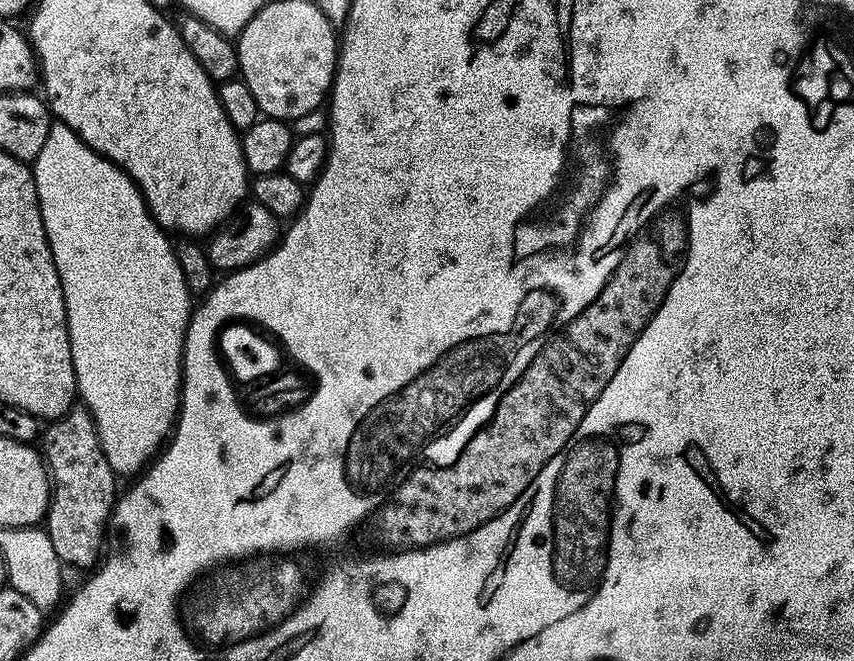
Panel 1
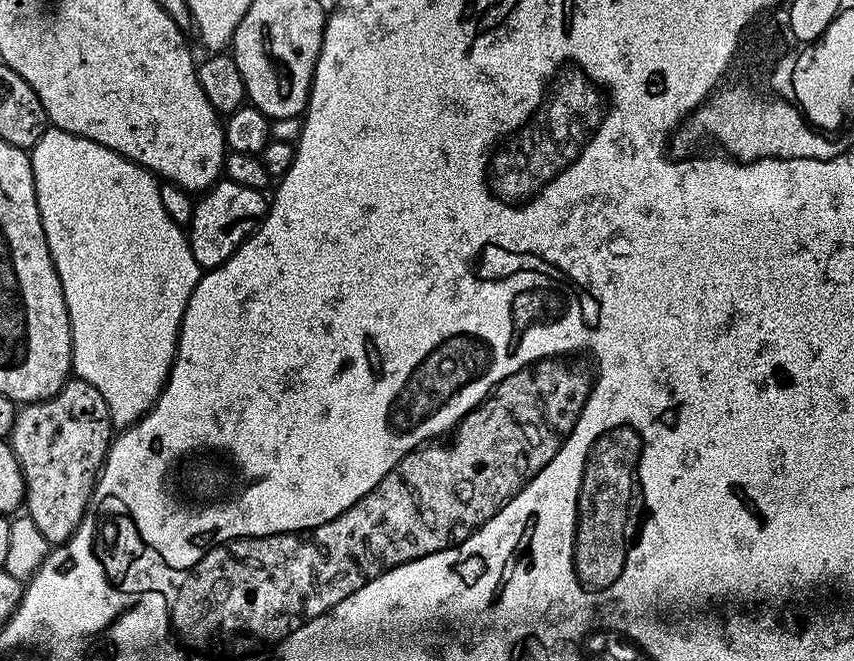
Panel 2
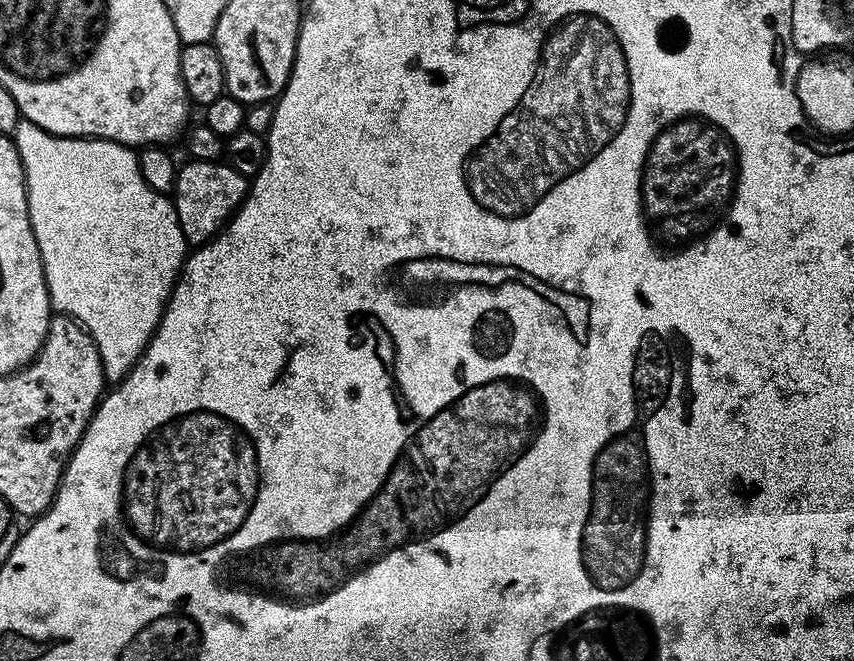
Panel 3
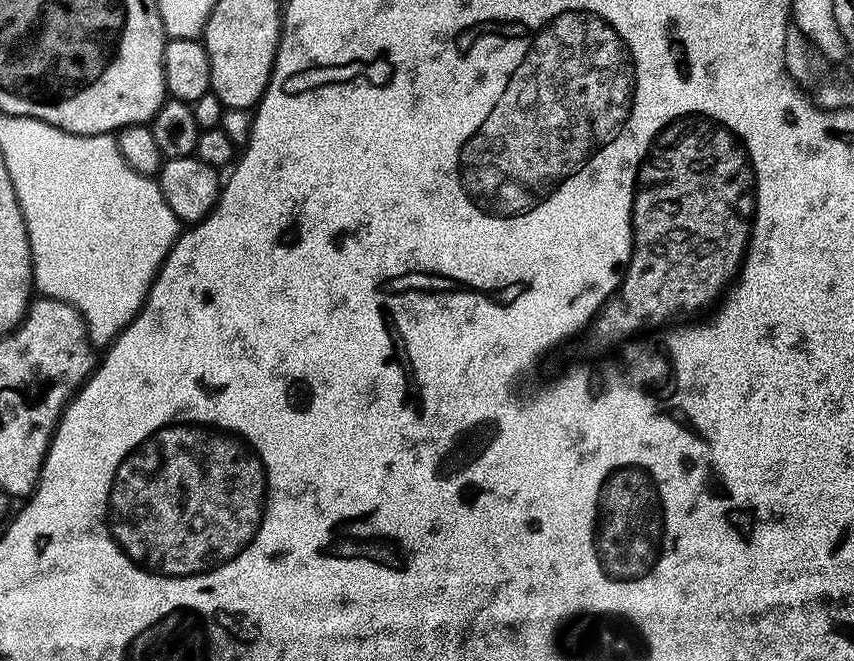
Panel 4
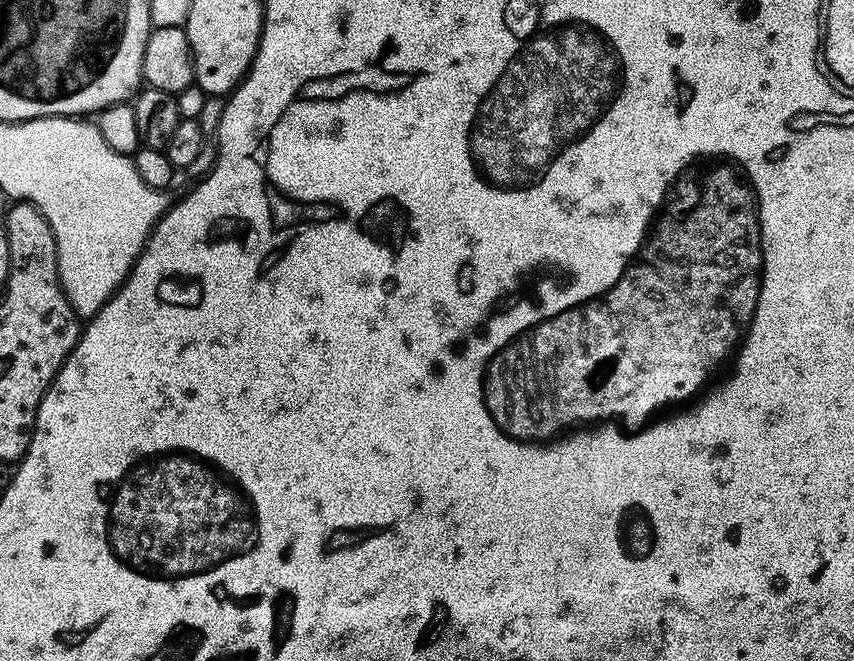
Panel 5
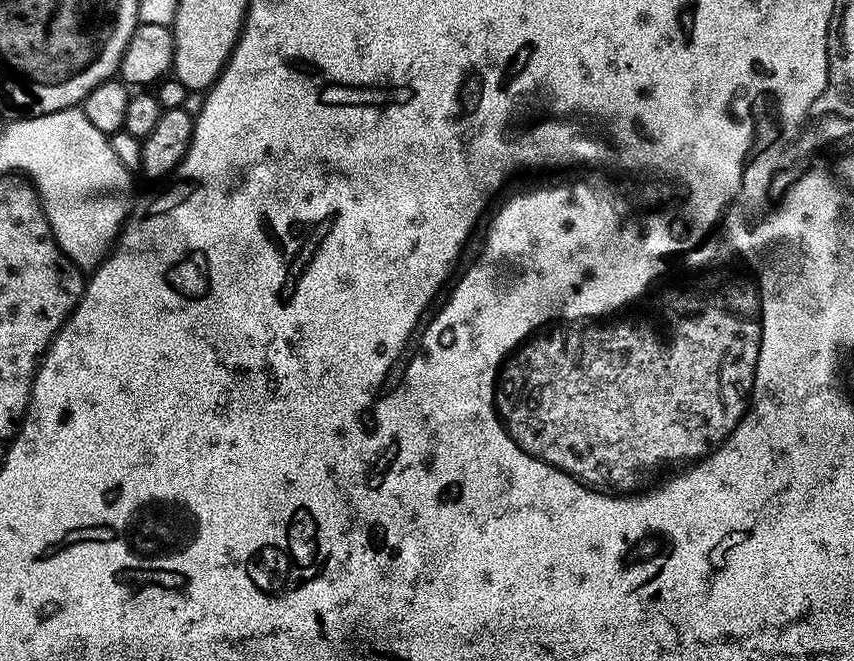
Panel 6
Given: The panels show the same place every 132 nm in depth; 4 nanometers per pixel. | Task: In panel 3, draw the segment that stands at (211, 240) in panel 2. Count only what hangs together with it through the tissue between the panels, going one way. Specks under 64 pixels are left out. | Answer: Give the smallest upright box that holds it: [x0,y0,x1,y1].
[174,159,250,246]

